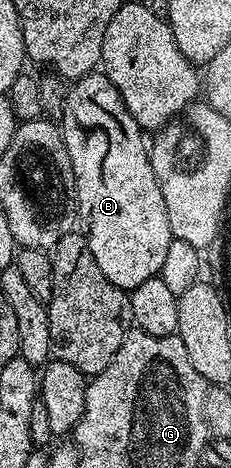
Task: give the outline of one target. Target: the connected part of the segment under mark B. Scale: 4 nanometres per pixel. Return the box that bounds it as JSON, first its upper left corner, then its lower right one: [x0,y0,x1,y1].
[59,70,174,290]

